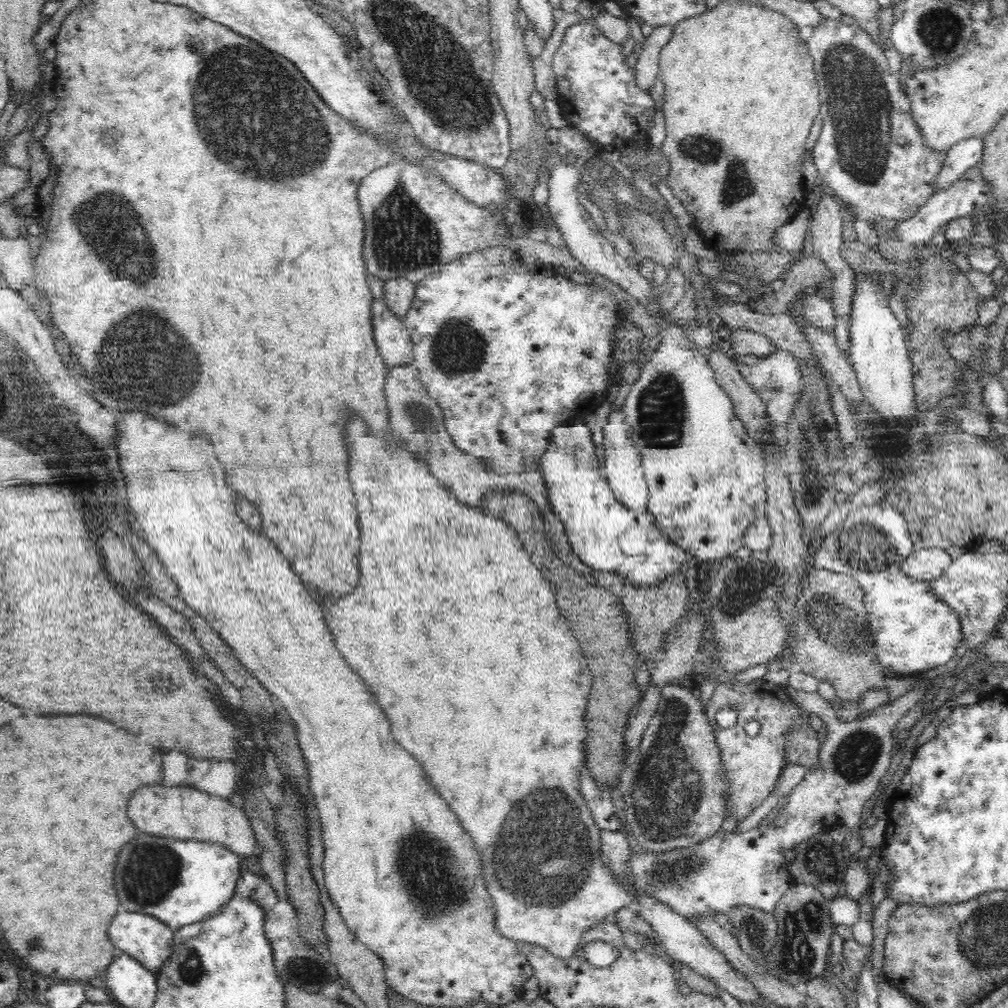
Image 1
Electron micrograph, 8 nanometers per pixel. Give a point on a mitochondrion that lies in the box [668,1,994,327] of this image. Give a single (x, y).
(858, 95)

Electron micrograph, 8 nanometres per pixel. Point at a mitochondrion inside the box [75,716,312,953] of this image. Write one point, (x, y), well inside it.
(152, 870)

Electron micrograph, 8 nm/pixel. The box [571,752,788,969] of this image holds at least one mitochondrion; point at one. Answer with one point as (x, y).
(672, 871)

